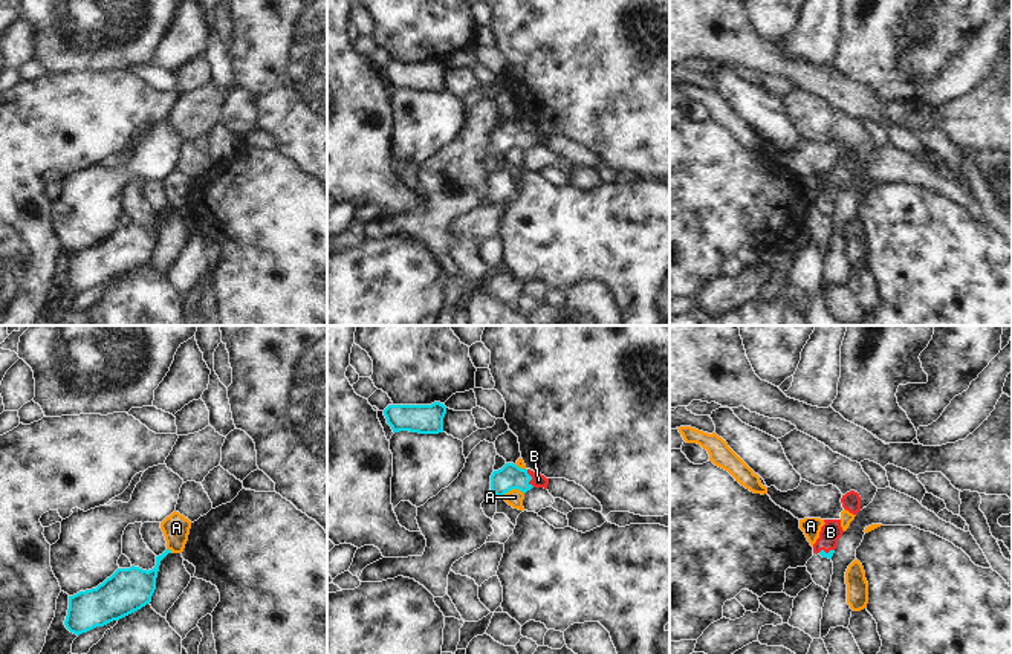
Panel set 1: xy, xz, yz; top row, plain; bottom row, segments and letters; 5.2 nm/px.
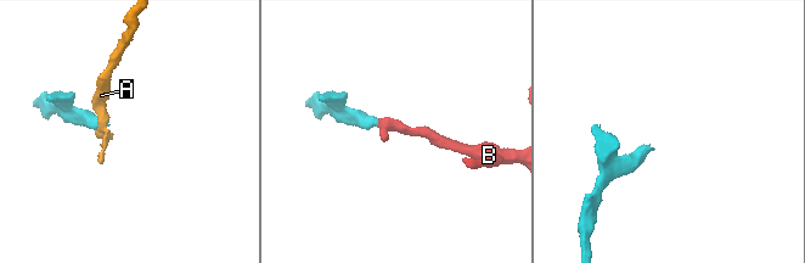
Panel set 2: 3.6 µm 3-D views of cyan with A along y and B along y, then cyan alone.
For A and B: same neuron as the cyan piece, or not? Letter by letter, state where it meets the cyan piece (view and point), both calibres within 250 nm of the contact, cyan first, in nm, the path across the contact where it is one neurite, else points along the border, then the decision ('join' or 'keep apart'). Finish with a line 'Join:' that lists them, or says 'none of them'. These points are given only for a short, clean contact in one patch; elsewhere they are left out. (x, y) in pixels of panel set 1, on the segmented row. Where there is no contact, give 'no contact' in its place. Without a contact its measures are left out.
A: xz (512, 488) | 130/90 nm | along xz (523, 492), (509, 489), (502, 497) | keep apart
B: xz (531, 479) | 130/70 nm | across xz (509, 477), (531, 479), (538, 480) | join
Join: B

